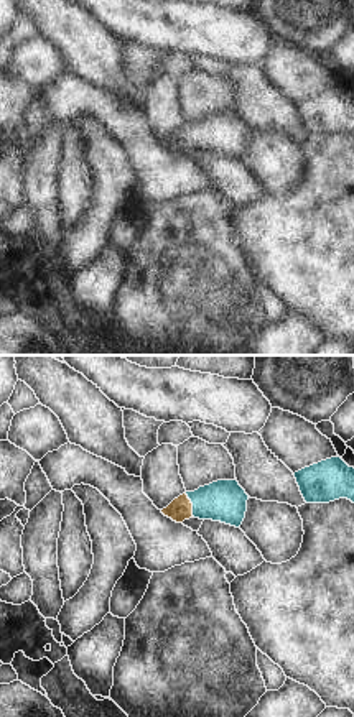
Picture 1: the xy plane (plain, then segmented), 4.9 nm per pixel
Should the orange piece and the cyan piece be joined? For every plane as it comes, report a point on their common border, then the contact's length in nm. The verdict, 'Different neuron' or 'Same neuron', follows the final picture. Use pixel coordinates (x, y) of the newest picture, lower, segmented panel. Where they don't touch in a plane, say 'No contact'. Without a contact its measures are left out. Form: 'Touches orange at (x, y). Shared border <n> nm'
Touches orange at (191, 504). Shared border 130 nm

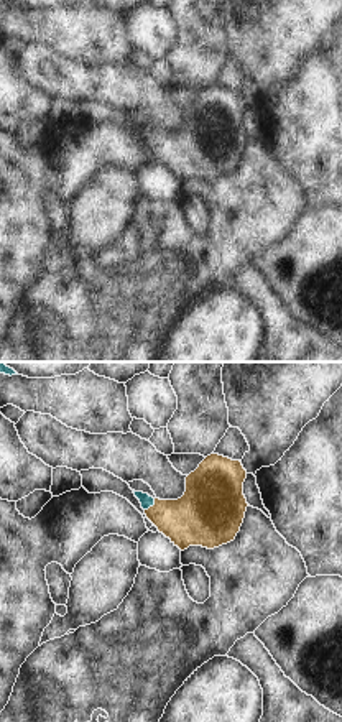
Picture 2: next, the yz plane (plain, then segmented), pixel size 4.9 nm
Touches orange at (153, 505). Shared border 80 nm

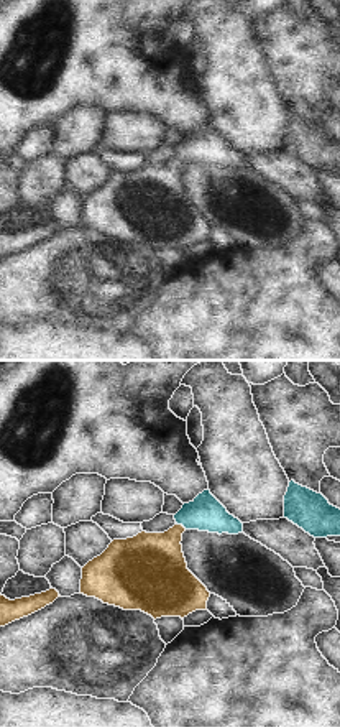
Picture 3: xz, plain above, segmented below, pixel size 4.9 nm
Touches orange at (181, 525). Shared border 50 nm

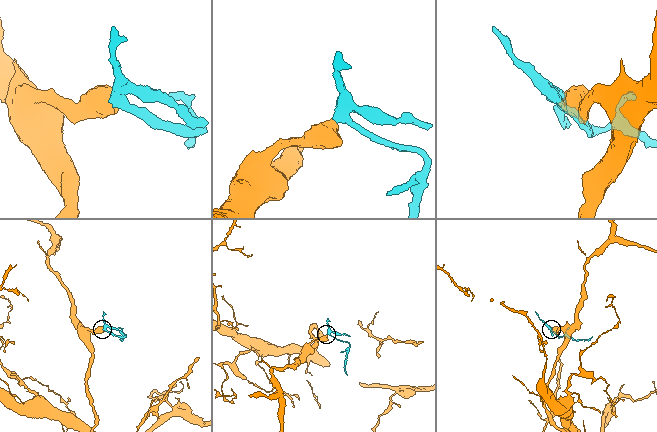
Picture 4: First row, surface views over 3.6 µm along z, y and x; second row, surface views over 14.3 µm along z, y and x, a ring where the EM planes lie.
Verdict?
Same neuron

